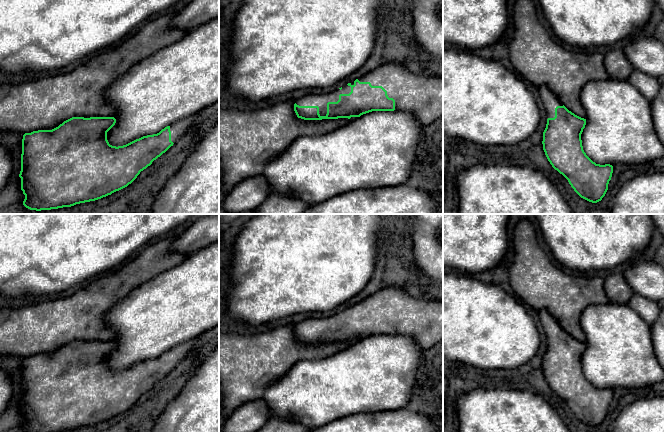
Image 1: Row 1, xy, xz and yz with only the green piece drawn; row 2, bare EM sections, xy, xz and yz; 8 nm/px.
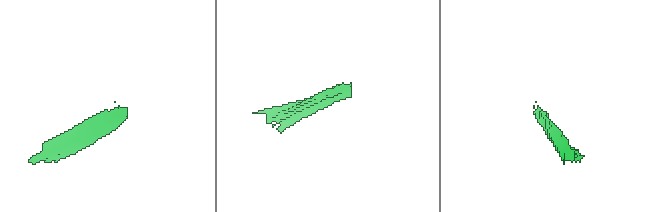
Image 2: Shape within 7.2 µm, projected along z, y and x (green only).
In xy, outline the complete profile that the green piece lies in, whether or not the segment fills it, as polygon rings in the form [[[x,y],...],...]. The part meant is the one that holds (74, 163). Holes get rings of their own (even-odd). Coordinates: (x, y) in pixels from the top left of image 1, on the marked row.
[[[197,115],[183,118],[171,124],[170,126],[165,127],[157,134],[143,136],[126,145],[118,146],[118,147],[110,145],[107,140],[107,132],[116,123],[116,119],[114,117],[90,117],[90,118],[72,117],[64,121],[62,124],[60,124],[58,127],[52,130],[38,130],[38,131],[33,131],[31,133],[25,133],[22,139],[21,171],[19,174],[19,177],[21,178],[21,190],[25,195],[23,205],[30,210],[36,210],[36,211],[71,207],[76,204],[101,199],[103,197],[111,195],[112,193],[127,187],[137,178],[137,176],[140,174],[141,171],[143,171],[148,166],[150,166],[154,160],[156,160],[163,153],[165,153],[171,146],[173,146],[175,142],[177,142],[190,130],[191,126],[194,125],[195,123],[196,117]]]

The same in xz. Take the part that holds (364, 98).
[[[387,63],[361,78],[326,94],[311,94],[295,101],[294,111],[304,120],[360,117],[372,111],[404,111],[423,127],[443,115],[443,77],[414,74],[402,65]]]

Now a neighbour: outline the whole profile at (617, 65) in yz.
[[[611,50],[604,56],[604,66],[609,78],[628,80],[634,69],[623,50]]]

